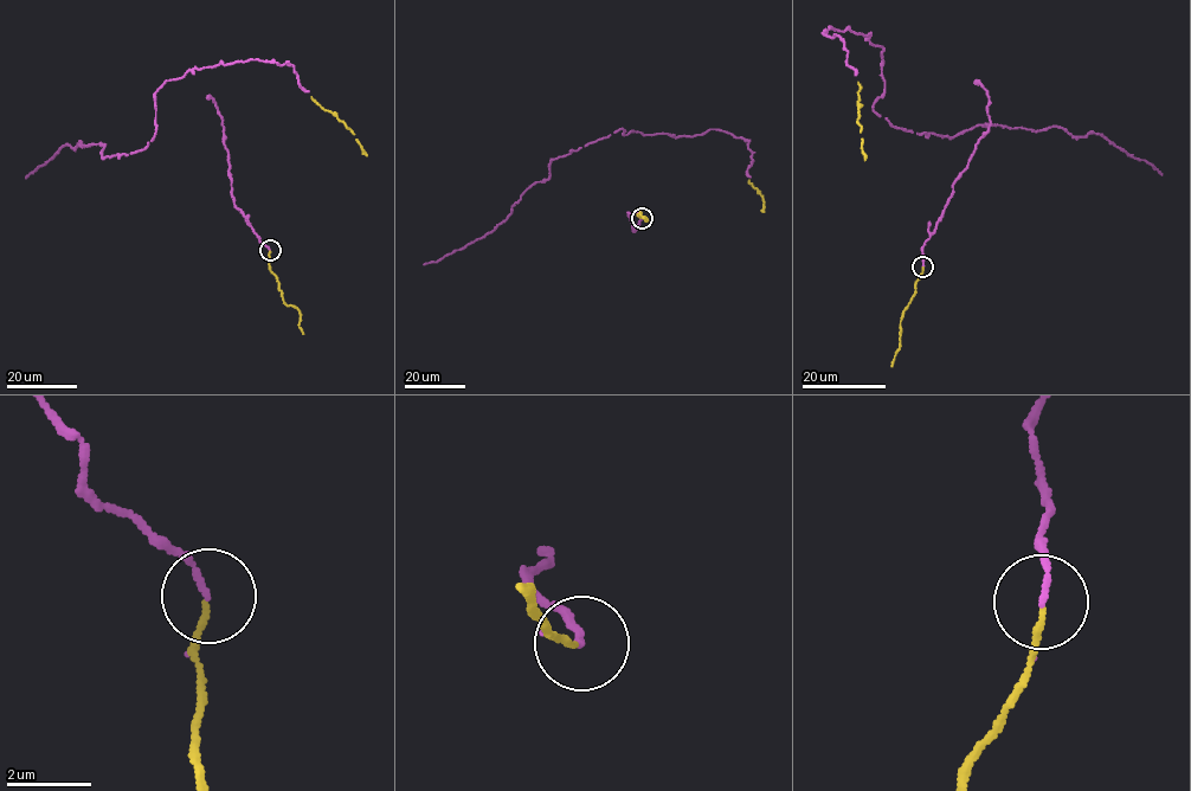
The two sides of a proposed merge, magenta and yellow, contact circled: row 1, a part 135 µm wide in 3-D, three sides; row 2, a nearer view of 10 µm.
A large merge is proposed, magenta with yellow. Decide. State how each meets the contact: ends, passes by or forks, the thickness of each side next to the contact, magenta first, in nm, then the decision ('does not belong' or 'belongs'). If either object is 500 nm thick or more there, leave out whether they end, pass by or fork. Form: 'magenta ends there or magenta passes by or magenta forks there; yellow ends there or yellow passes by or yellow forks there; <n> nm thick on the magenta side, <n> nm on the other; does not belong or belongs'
magenta ends there; yellow ends there; 130 nm thick on the magenta side, 130 nm on the other; belongs

